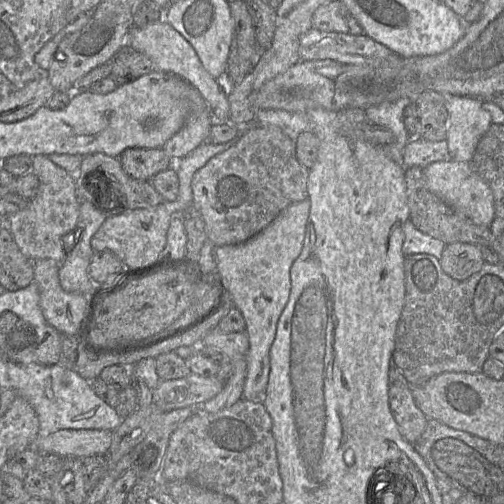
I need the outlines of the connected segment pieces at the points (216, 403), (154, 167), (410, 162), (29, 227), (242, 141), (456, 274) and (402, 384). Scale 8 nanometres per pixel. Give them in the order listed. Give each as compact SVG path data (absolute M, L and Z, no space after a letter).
M246 356L244 358L232 359L232 371L230 378L227 380L220 393L201 406L201 411L216 413L229 408L241 400L246 379L246 372Z
M129 148L118 158L125 172L141 181L150 181L175 162L162 148Z
M418 137L405 146L402 165L405 168L418 166L424 169L431 163L449 160L452 158L446 140L433 142Z
M33 156L32 163L32 174L39 180L37 193L28 200L24 209L8 216L3 226L8 228L20 251L31 261L51 259L61 264L67 256L65 237L75 230L80 214L75 179L72 174L54 164L48 156Z
M250 126L234 145L211 158L193 176L193 205L204 220L207 239L218 247L240 244L254 237L286 207L308 198L308 172L297 158L294 137L277 126Z
M463 242L446 244L439 261L443 271L456 280L469 278L485 262L480 246Z
M400 369L389 370L389 405L402 436L415 444L426 429L428 417L417 406L411 385Z

